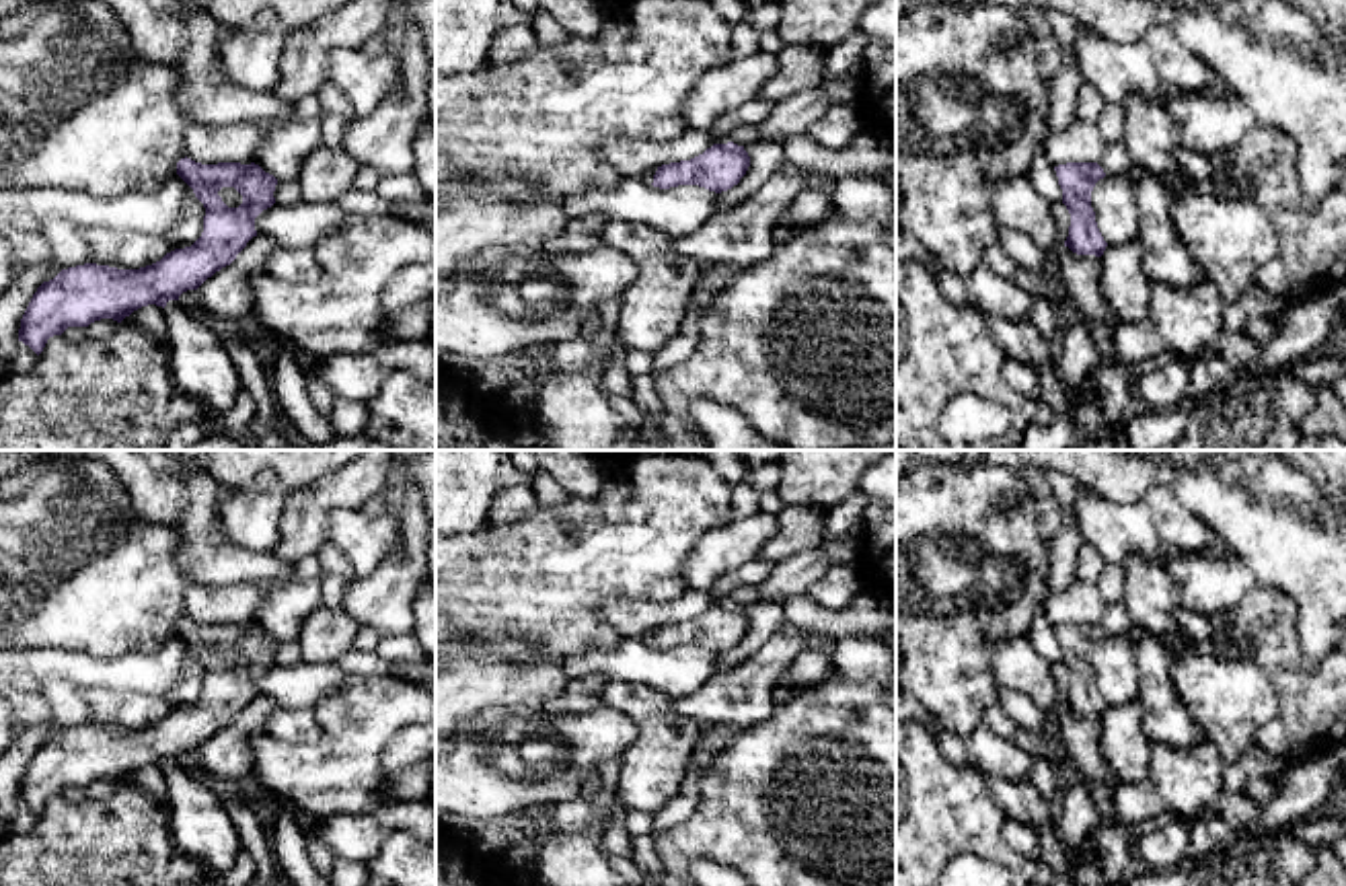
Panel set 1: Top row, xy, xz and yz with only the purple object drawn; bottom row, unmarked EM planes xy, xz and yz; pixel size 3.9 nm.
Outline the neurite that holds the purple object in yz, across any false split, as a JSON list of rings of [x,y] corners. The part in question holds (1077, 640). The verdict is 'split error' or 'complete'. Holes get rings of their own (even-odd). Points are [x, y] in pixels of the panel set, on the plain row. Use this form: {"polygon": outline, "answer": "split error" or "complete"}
{"polygon": [[[1067,623],[1054,627],[1054,631],[1062,650],[1062,664],[1071,674],[1064,707],[1077,715],[1101,717],[1108,703],[1095,682],[1091,652],[1106,637],[1104,629],[1097,623]]], "answer": "complete"}

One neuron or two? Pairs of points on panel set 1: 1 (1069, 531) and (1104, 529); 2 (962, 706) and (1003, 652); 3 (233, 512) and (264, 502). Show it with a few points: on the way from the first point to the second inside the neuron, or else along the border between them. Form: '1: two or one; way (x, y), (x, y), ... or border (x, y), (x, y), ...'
1: two; border (1079, 488), (1073, 500), (1073, 519), (1086, 541)
2: two; border (1026, 636), (987, 644), (1001, 687)
3: one; way (241, 512), (255, 510)

